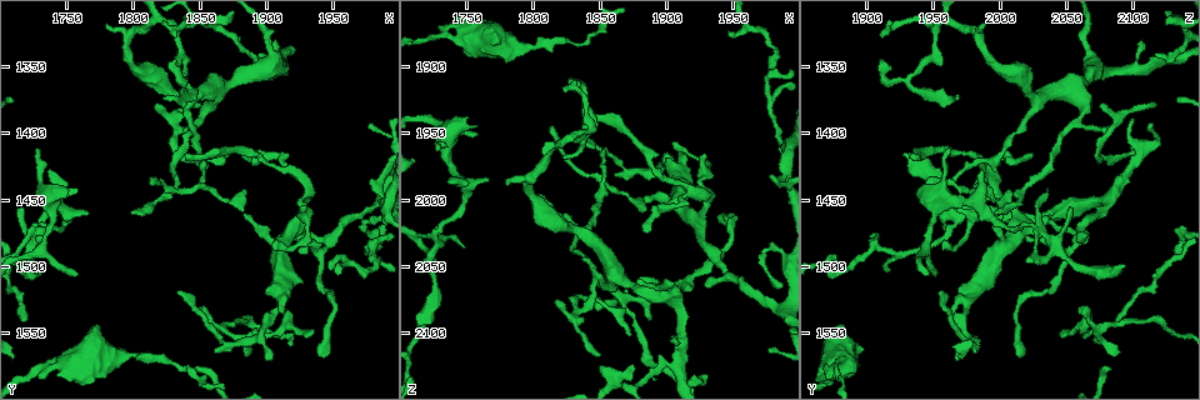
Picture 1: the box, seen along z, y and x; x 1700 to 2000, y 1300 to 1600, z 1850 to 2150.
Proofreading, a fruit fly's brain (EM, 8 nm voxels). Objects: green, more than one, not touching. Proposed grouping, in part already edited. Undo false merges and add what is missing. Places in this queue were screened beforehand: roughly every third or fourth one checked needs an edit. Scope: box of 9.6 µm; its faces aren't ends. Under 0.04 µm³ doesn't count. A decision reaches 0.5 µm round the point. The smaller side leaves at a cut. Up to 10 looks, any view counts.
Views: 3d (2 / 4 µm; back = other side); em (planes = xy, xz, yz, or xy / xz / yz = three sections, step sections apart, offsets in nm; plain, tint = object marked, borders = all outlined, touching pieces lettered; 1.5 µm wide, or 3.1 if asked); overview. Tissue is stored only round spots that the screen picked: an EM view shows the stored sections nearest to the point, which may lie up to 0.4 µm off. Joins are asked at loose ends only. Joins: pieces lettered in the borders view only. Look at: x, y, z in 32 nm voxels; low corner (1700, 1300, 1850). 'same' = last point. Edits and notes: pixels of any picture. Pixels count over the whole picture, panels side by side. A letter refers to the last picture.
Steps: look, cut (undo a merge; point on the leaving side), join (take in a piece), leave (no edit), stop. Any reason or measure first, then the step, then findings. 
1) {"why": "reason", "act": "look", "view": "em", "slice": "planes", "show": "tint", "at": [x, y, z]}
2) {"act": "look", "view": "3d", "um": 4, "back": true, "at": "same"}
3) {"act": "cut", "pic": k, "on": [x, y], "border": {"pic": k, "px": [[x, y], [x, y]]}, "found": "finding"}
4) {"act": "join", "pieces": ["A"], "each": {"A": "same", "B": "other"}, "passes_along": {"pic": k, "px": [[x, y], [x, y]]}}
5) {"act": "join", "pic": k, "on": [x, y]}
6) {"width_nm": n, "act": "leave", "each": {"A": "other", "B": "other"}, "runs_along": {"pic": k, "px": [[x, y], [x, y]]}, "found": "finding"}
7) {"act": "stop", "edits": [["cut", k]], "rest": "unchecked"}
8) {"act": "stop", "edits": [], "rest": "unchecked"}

{"why": "tapers out", "act": "look", "view": "em", "slice": "planes", "show": "plain", "at": [1946, 1498, 1872]}

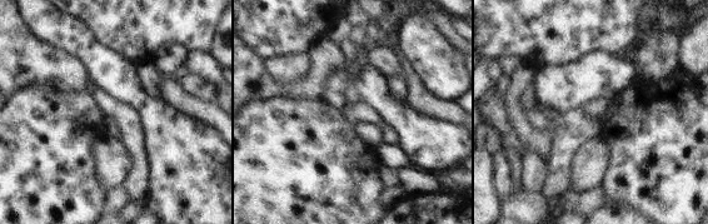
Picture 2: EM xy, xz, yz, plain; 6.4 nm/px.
{"act": "look", "view": "em", "slice": "planes", "show": "tint", "at": "same"}

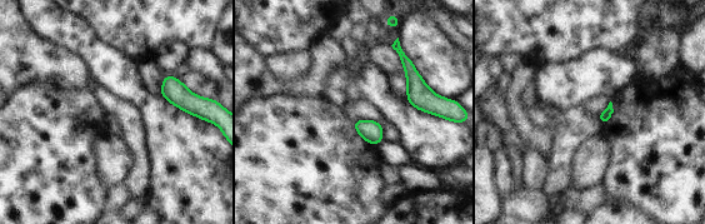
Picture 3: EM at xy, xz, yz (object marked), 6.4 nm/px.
{"act": "look", "view": "em", "slice": "planes", "show": "borders", "at": "same"}

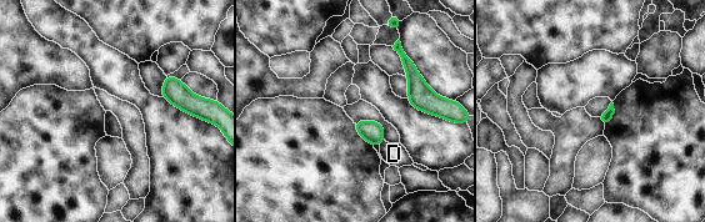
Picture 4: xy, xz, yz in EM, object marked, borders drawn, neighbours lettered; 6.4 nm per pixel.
{"longest_contact_nm": ["D", 50], "act": "leave", "each": {"D": "other"}, "border": {"pic": 4, "px": [[384, 140], [379, 144]]}, "found": "no lettered piece goes on from it"}

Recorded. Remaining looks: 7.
{"why": "tapers out", "act": "look", "view": "3d", "um": 4, "at": [1904, 1486, 1956]}

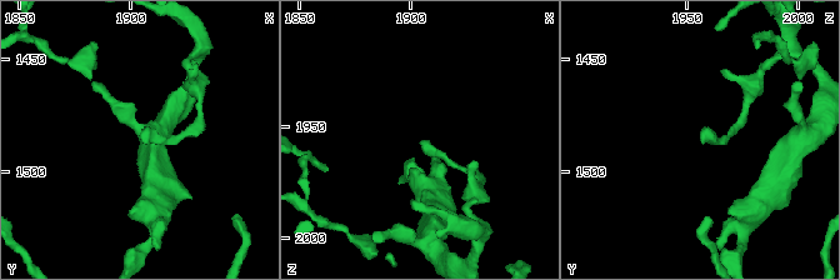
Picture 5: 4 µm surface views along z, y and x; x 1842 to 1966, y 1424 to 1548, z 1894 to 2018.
{"act": "look", "view": "em", "slice": "planes", "show": "borders", "at": [1905, 1487, 1957]}

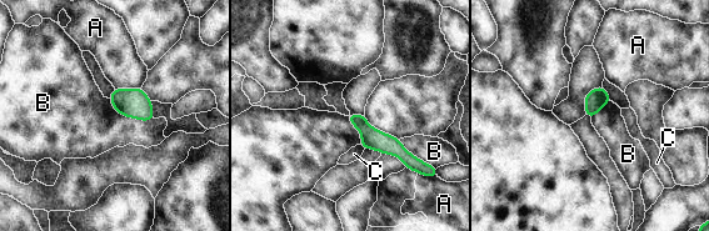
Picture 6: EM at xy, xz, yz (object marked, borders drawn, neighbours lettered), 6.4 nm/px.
{"act": "leave", "each": {"A": "other", "B": "other", "C": "other"}, "border": {"pic": 6, "px": [[109, 99], [126, 116], [153, 119]]}, "found": "none of them fits"}

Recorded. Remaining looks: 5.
{"why": "free end", "act": "look", "view": "3d", "um": 4, "at": [1884, 1414, 2024]}

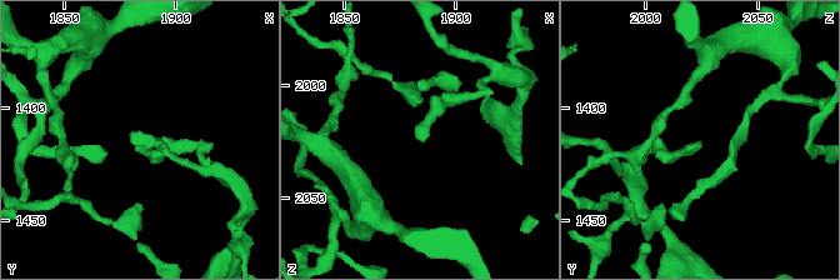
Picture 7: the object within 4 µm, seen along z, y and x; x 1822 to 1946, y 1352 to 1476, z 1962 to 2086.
{"act": "look", "view": "em", "slice": "xy", "step": 8, "show": "borders", "at": [1886, 1415, 2024]}

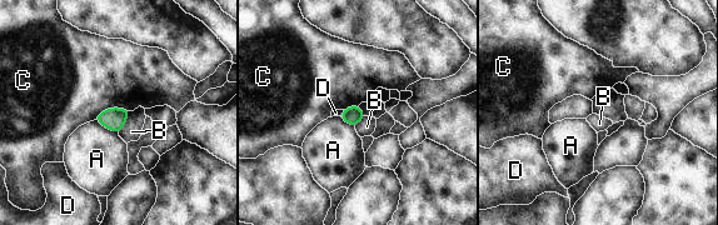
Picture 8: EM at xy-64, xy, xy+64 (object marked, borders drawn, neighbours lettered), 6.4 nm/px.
{"act": "leave", "each": {"A": "other", "B": "other", "C": "other", "D": "other"}, "found": "no lettered piece goes on from it"}

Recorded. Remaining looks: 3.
{"why": "an open end", "act": "look", "view": "3d", "um": 2, "at": [1898, 1570, 1968]}

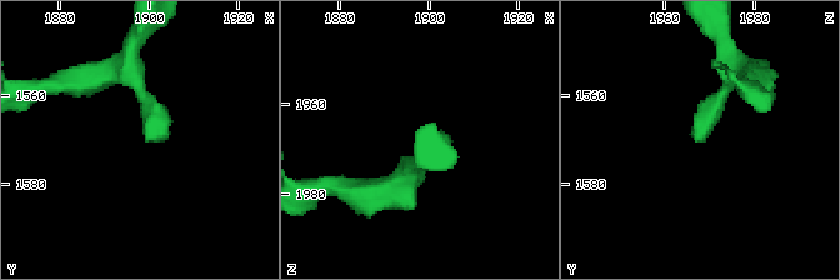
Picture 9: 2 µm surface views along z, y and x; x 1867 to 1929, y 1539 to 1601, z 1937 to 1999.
{"why": "shape alone is not enough", "act": "look", "view": "em", "slice": "planes", "show": "plain", "at": [1900, 1571, 1967]}

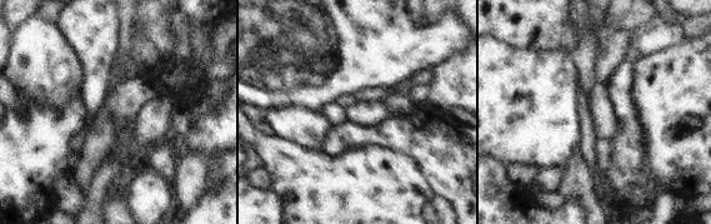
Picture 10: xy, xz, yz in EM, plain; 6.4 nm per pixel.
{"act": "look", "view": "em", "slice": "planes", "show": "borders", "at": "same"}

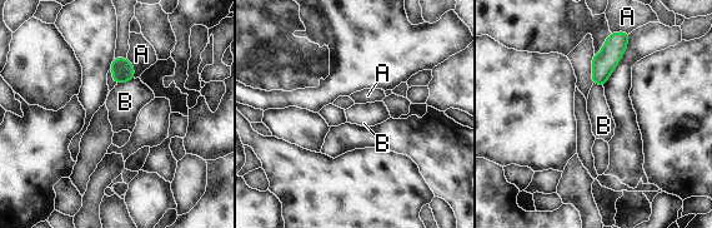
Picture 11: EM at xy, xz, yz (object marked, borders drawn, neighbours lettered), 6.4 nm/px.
{"width_nm": 140, "longest_contact_nm": ["A", 140], "act": "leave", "each": {"A": "other", "B": "other"}, "found": "no lettered piece goes on from it"}

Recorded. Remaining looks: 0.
{"act": "stop", "edits": [], "rest": "unchecked"}

